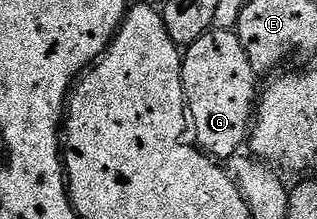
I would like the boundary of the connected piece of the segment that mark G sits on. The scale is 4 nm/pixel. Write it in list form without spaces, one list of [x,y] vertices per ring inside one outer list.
[[[231,30],[206,32],[182,53],[182,57],[183,93],[187,99],[189,124],[193,129],[194,143],[216,161],[226,161],[228,156],[234,156],[242,149],[239,148],[242,144],[244,147],[248,143],[249,133],[253,127],[253,109],[257,104],[257,88],[255,92],[257,70],[249,62],[238,35]]]

